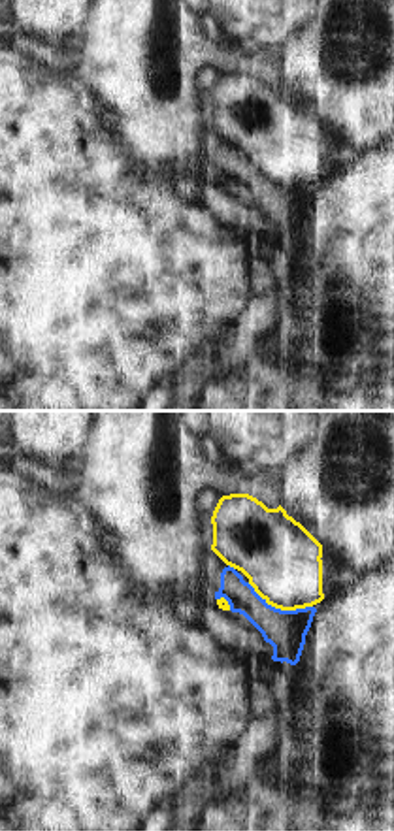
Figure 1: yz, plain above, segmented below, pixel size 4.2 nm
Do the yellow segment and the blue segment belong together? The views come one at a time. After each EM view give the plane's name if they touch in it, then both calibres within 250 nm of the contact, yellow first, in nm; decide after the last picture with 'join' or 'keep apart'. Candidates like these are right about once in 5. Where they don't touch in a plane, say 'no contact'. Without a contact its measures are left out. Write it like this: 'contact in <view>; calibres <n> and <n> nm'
contact in yz; calibres 320 and 180 nm

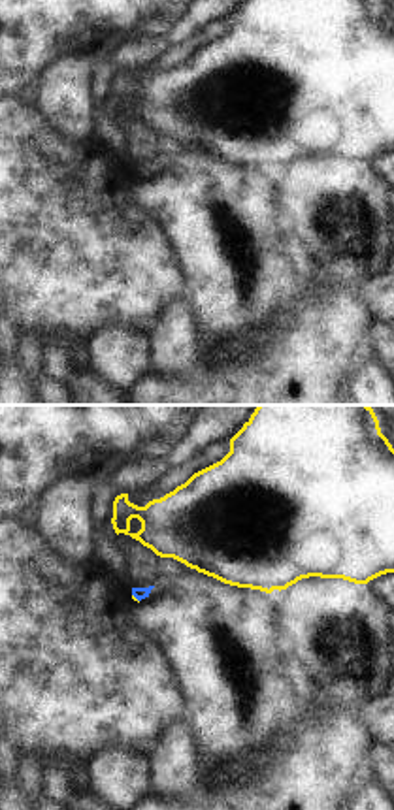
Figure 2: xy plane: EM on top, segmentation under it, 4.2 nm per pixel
contact in xy; calibres 20 and 50 nm

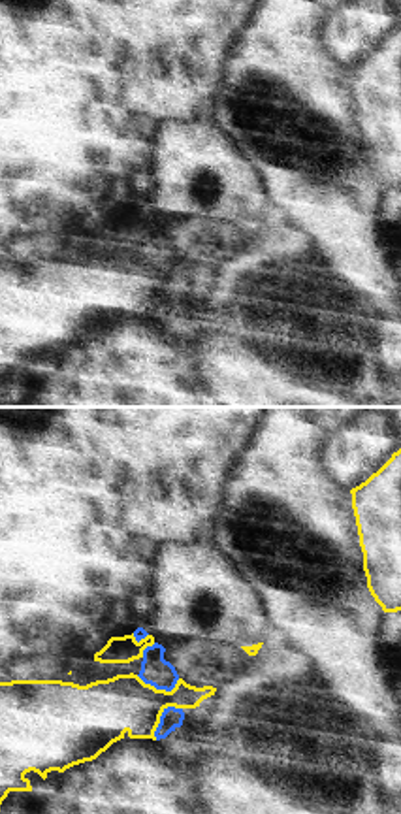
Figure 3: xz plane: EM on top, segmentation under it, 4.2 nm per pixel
contact in xz; calibres 260 and 90 nm

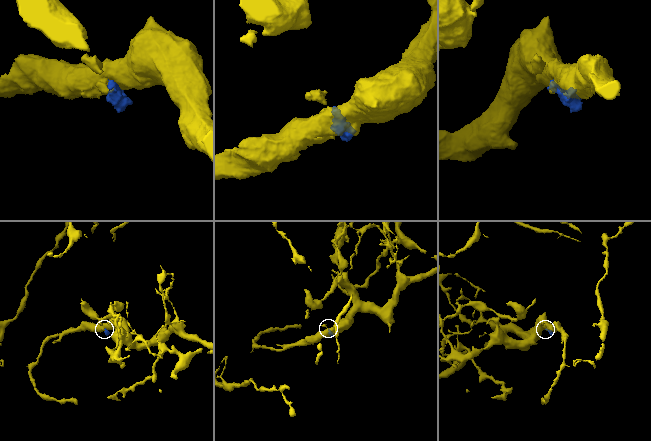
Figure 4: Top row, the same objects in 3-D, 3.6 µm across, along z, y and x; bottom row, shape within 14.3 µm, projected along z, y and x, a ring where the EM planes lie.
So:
keep apart

